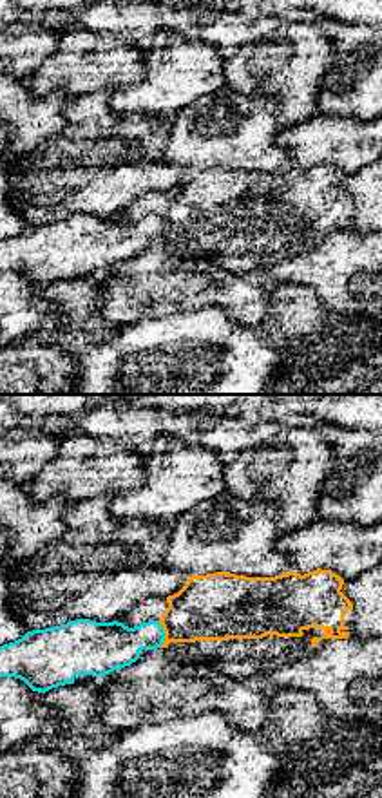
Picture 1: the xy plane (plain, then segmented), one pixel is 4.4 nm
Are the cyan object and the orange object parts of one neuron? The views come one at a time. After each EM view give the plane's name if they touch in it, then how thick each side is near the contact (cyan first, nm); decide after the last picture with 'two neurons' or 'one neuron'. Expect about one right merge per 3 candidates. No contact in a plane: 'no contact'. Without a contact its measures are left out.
meets cyan in xy; 200 nm thick on the cyan side, 300 nm on the other

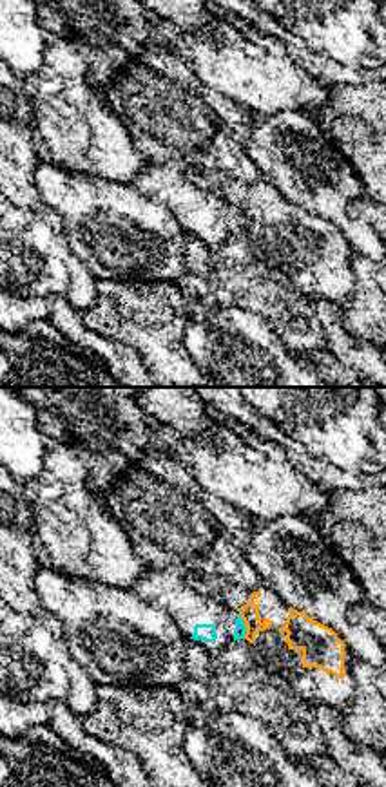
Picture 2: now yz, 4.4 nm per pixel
meets cyan in yz; 50 nm thick on the cyan side, 80 nm on the other

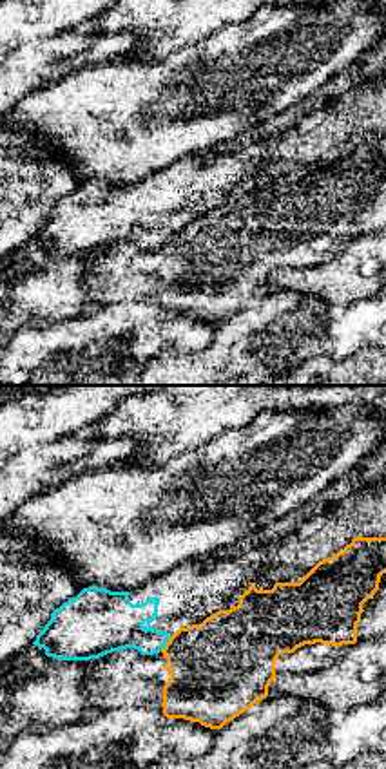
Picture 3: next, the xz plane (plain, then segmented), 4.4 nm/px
meets cyan in xz; 240 nm thick on the cyan side, 420 nm on the other

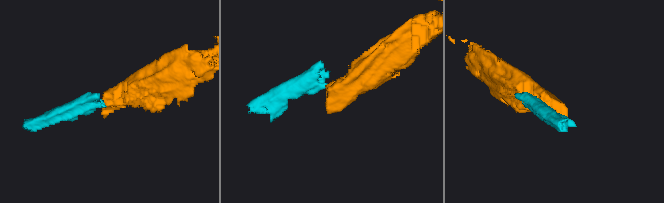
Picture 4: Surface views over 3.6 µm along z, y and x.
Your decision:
two neurons

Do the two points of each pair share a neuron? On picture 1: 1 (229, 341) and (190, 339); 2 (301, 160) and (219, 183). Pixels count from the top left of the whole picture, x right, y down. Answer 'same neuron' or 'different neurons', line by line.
1: same neuron
2: different neurons

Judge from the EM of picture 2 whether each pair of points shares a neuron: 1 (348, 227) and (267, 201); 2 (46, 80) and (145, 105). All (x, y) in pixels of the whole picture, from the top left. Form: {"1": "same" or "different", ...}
{"1": "different", "2": "different"}

